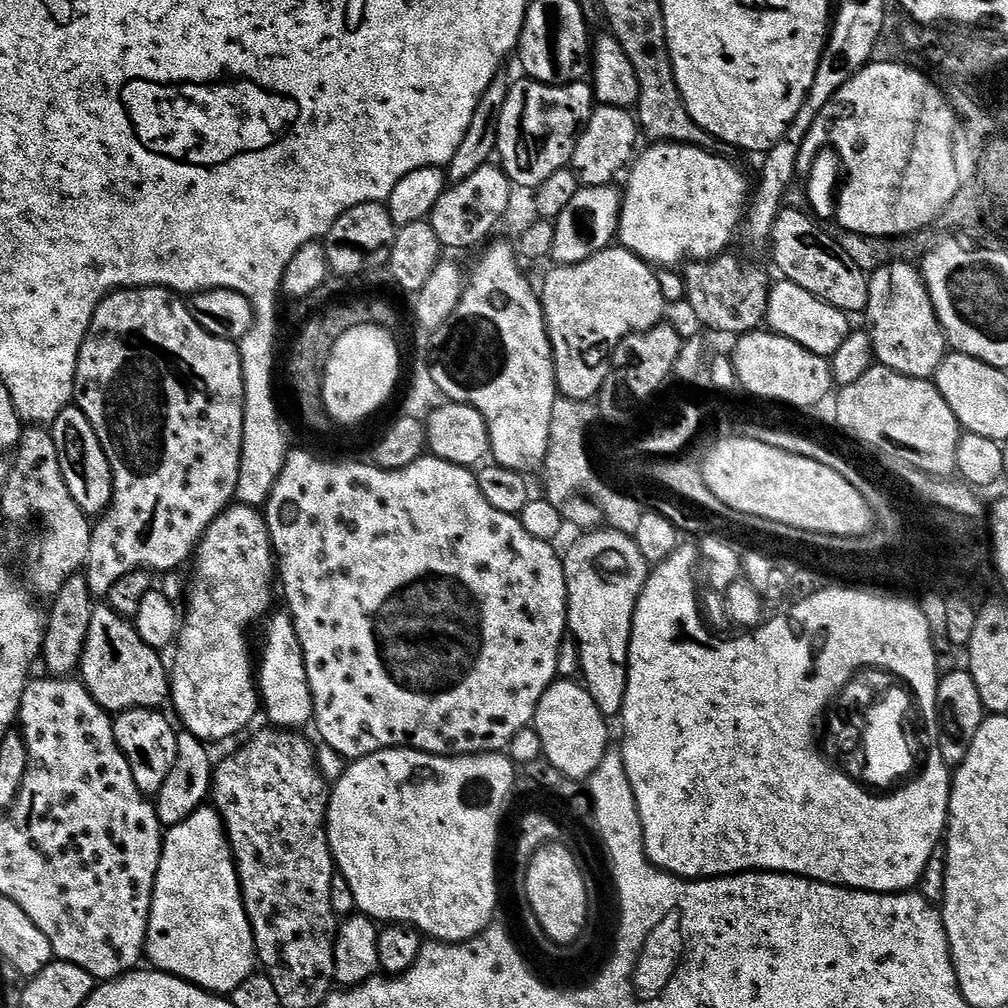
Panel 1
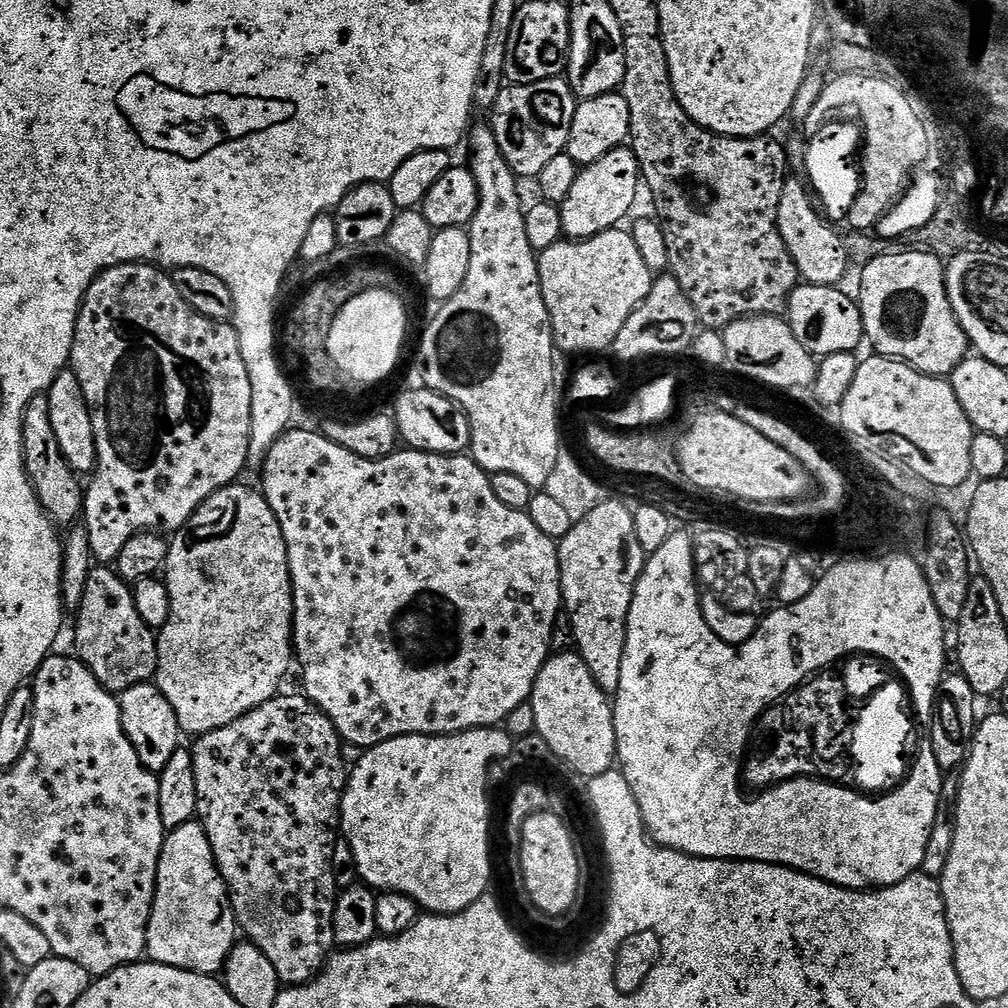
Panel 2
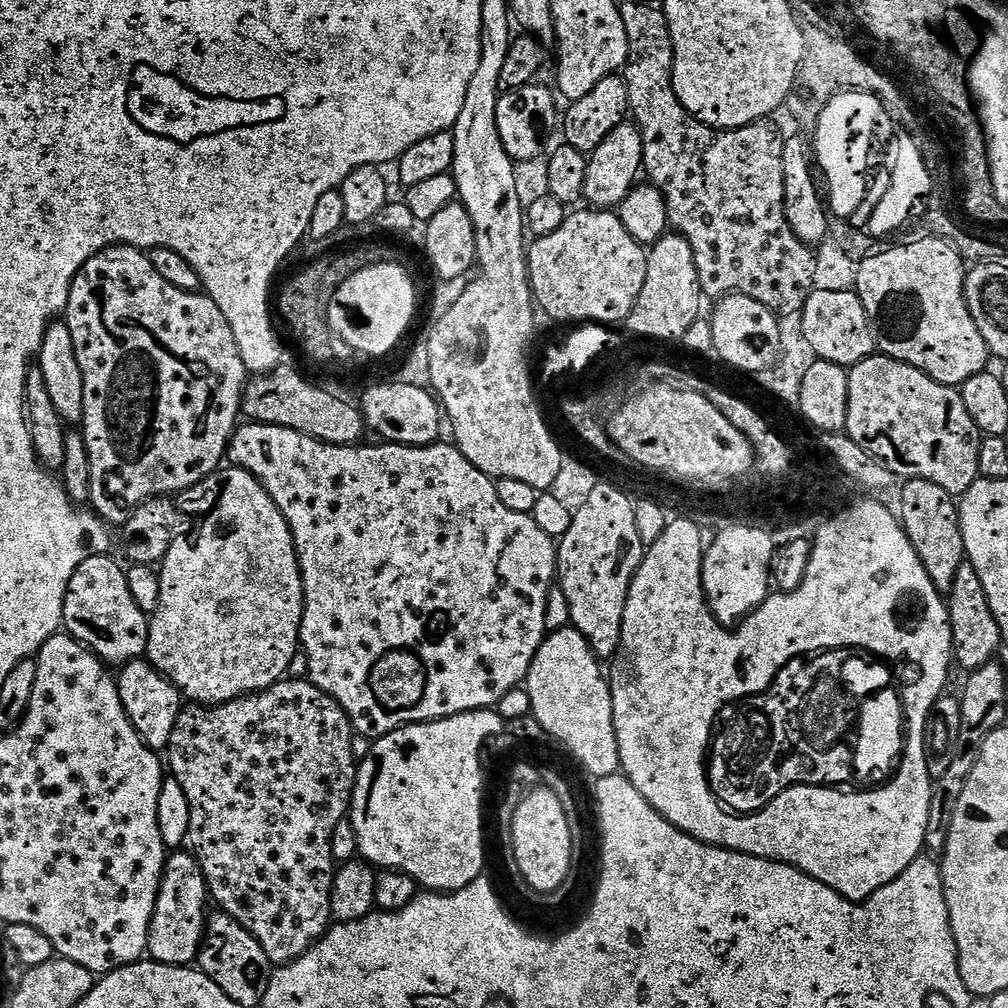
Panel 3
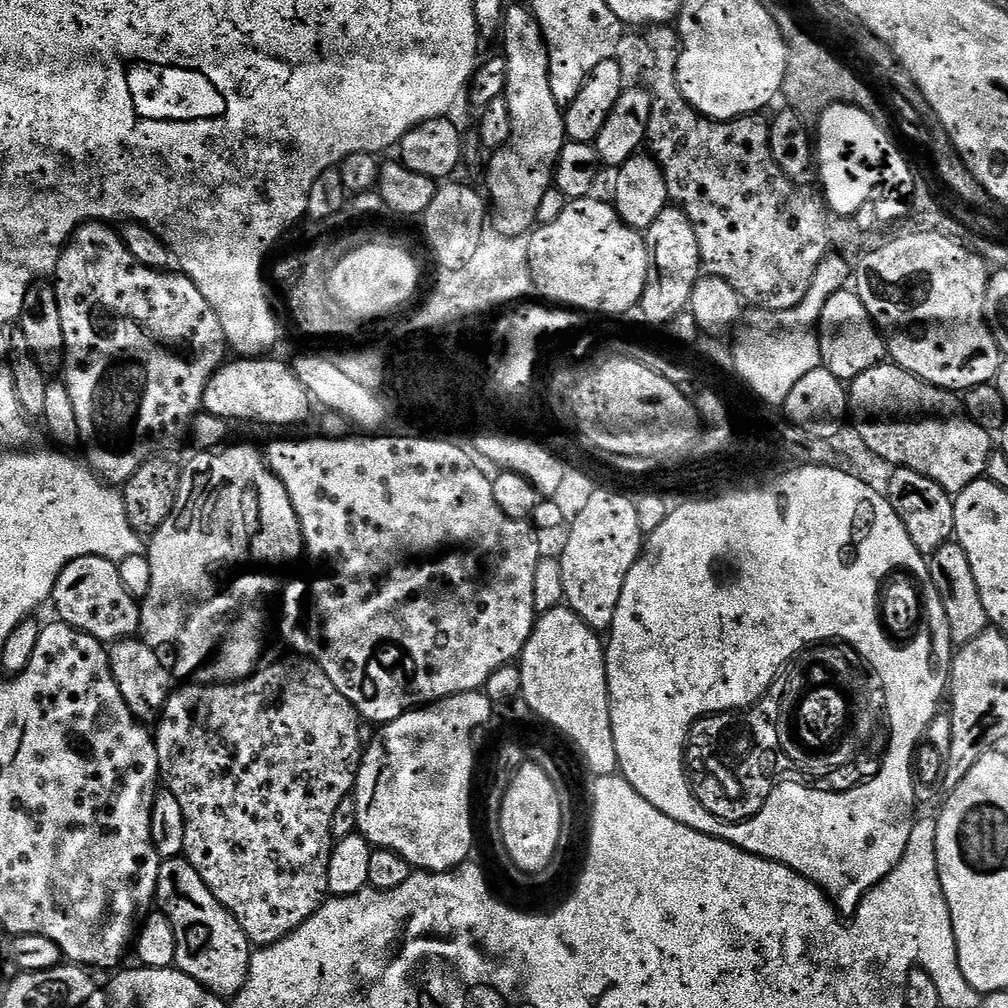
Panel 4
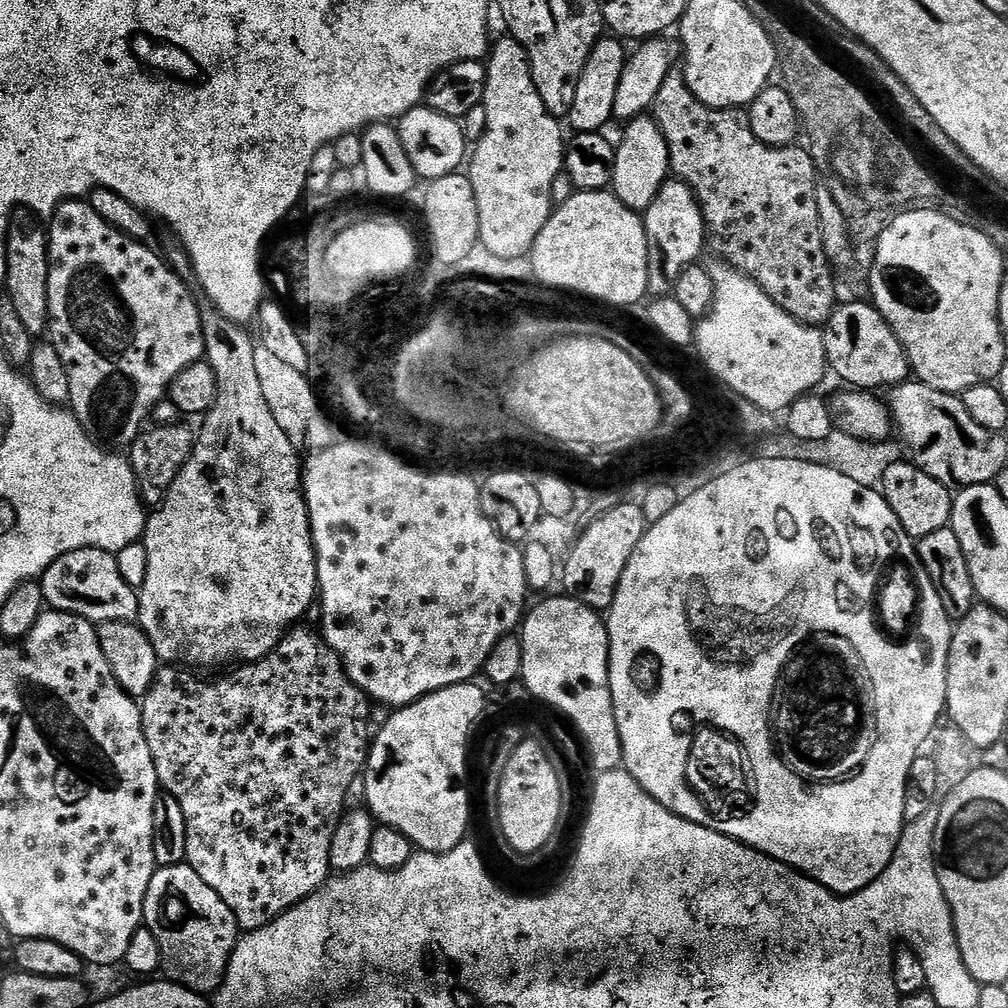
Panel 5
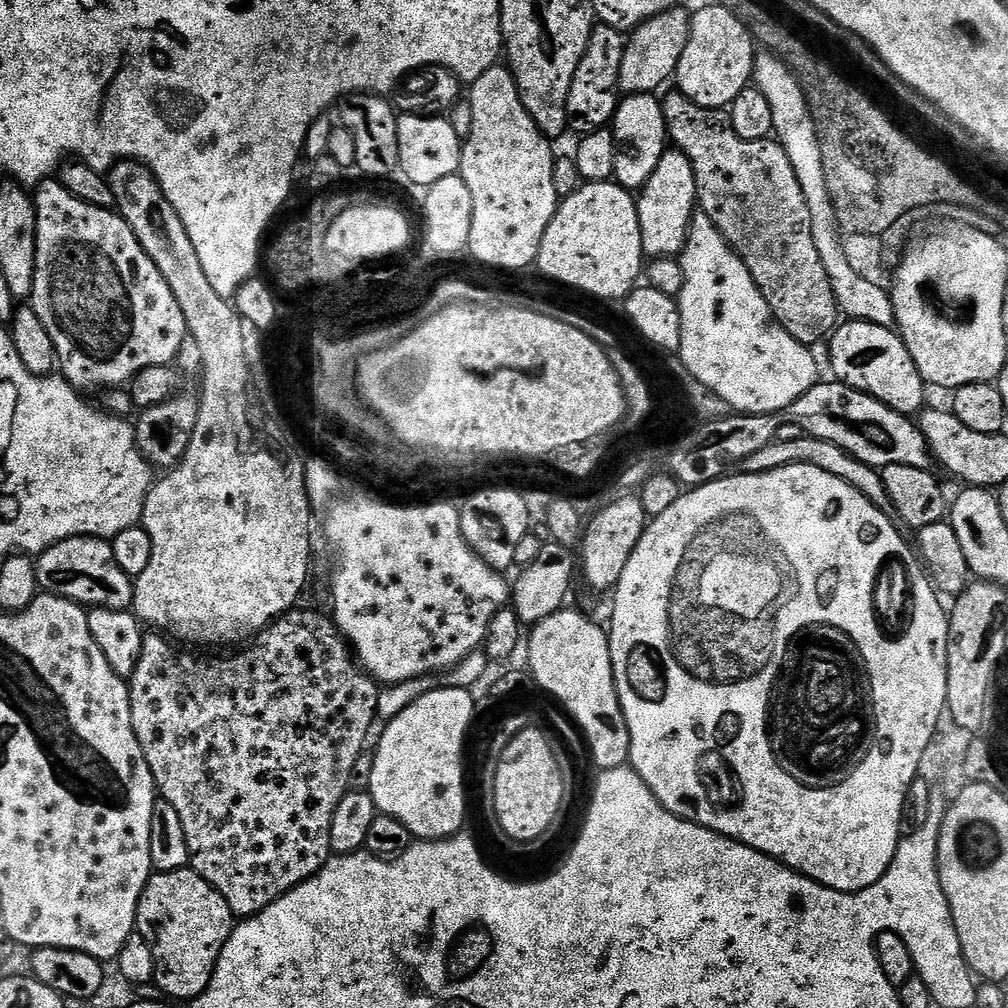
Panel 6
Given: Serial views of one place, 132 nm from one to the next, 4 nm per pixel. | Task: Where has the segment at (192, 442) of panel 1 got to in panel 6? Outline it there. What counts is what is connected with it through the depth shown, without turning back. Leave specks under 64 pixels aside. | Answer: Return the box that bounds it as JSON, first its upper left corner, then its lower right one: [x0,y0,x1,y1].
[30,178,189,390]

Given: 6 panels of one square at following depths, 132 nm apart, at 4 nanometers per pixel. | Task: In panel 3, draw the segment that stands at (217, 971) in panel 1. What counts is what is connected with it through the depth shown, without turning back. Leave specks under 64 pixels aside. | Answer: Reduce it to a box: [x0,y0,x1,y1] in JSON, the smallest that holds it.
[147,850,210,966]

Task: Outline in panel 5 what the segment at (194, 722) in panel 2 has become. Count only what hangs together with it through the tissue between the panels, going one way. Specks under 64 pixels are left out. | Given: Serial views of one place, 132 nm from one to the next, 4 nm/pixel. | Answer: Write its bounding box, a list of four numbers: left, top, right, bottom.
[138,310,318,670]

